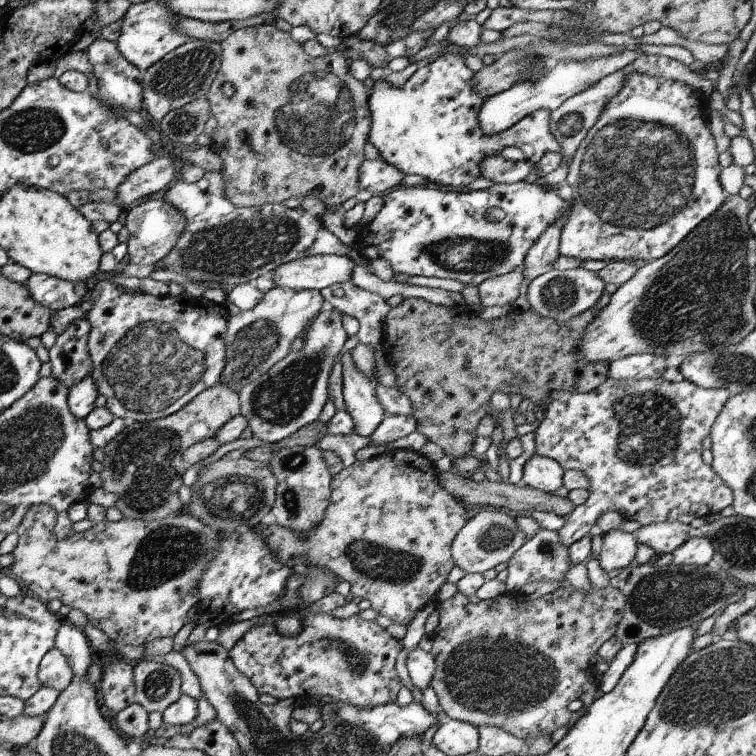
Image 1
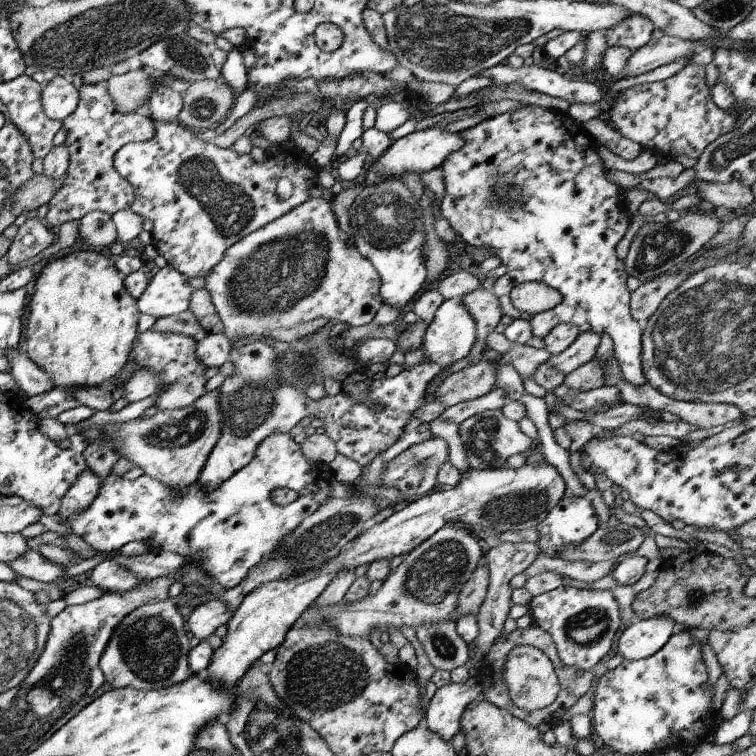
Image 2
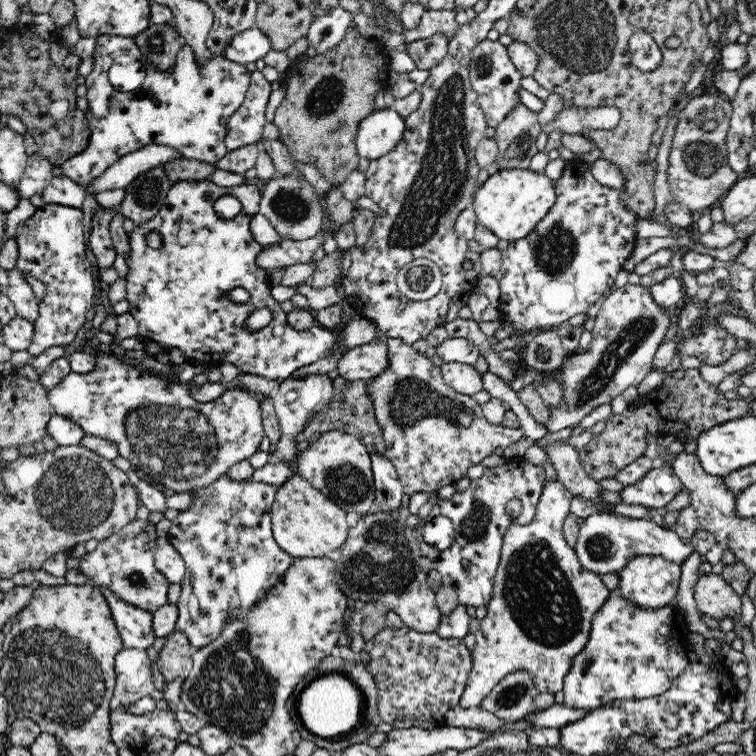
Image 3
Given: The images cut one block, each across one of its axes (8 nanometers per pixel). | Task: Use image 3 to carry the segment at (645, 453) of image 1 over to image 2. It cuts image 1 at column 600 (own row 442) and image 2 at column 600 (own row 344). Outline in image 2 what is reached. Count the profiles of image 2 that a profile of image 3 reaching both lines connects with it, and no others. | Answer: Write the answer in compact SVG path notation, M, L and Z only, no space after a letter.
M565 384L553 388L551 392L563 405L567 405L577 412L587 412L587 410L597 410L601 406L613 406L619 402L619 392L615 386L602 385L586 392L575 392L569 390Z

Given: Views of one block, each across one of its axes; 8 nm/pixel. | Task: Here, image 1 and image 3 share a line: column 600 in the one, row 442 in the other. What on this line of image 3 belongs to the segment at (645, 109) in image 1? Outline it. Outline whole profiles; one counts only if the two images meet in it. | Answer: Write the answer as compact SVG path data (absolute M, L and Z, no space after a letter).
M102 348L94 351L94 356L94 370L88 373L71 371L56 388L47 392L53 413L78 424L85 435L116 443L118 455L127 458L130 468L152 484L161 484L174 493L193 493L208 488L234 464L249 460L259 451L265 436L262 408L248 391L227 389L214 400L200 401L191 396L186 383L146 369L128 359L119 348Z

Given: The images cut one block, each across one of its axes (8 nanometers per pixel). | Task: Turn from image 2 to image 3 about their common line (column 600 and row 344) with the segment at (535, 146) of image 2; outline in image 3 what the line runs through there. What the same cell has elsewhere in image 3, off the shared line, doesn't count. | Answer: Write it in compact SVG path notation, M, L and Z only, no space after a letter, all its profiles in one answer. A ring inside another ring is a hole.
M210 178L174 181L158 214L147 223L136 226L133 233L129 234L131 253L127 260L129 271L125 276L127 300L130 303L129 313L138 321L139 335L143 336L145 343L156 342L162 346L163 354L168 354L172 348L178 348L184 353L186 363L218 366L229 362L237 366L241 373L270 380L289 379L298 368L312 365L330 354L338 340L337 330L317 324L303 331L290 327L280 303L270 297L271 286L266 283L267 270L256 267L254 263L254 256L262 250L262 245L254 241L248 224L250 218L258 214L260 194L256 185L247 182L238 186L221 187L212 183ZM221 196L232 196L240 201L240 214L236 214L234 218L216 216L214 202ZM149 232L162 234L164 243L161 248L148 246L146 235ZM240 287L250 293L250 300L246 304L234 304L224 297L224 292ZM258 308L270 309L272 322L261 332L250 333L244 329L244 322L250 312Z

